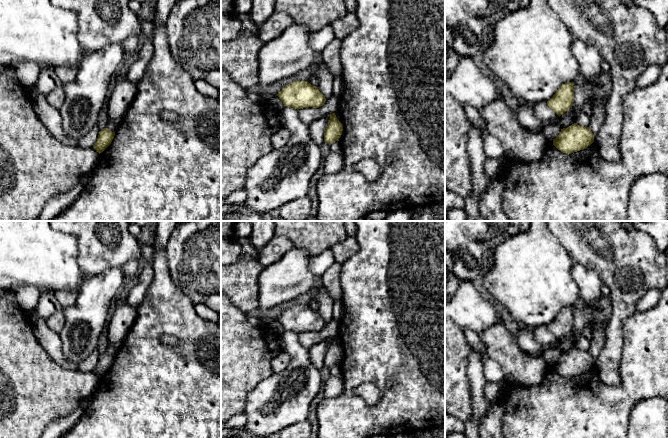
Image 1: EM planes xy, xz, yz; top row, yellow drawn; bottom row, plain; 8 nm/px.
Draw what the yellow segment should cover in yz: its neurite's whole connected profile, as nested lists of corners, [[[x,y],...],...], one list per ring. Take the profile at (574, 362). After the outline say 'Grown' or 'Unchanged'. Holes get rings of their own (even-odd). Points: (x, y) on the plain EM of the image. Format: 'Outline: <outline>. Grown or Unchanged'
Outline: [[[577,347],[561,353],[560,358],[553,364],[553,369],[563,377],[569,378],[584,374],[594,366],[594,358],[589,351]]]. Unchanged

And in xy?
Outline: [[[107,351],[99,356],[98,363],[93,372],[100,378],[102,377],[112,366],[115,356],[110,355]]]. Unchanged

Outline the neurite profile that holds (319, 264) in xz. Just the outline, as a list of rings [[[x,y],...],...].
[[[330,249],[325,250],[322,254],[314,256],[310,260],[310,271],[320,278],[327,269],[336,262],[335,257]]]

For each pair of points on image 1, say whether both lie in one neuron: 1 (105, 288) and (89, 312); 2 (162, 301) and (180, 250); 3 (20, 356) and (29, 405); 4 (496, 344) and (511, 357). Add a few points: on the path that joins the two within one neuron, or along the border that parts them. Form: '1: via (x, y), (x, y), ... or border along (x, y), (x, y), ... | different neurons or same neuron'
1: via (99, 294), (94, 299), (92, 306) | same neuron
2: border along (165, 254), (167, 269), (172, 281), (186, 294) | different neurons
3: via (20, 368), (20, 393) | same neuron
4: via (500, 346), (507, 353) | same neuron

